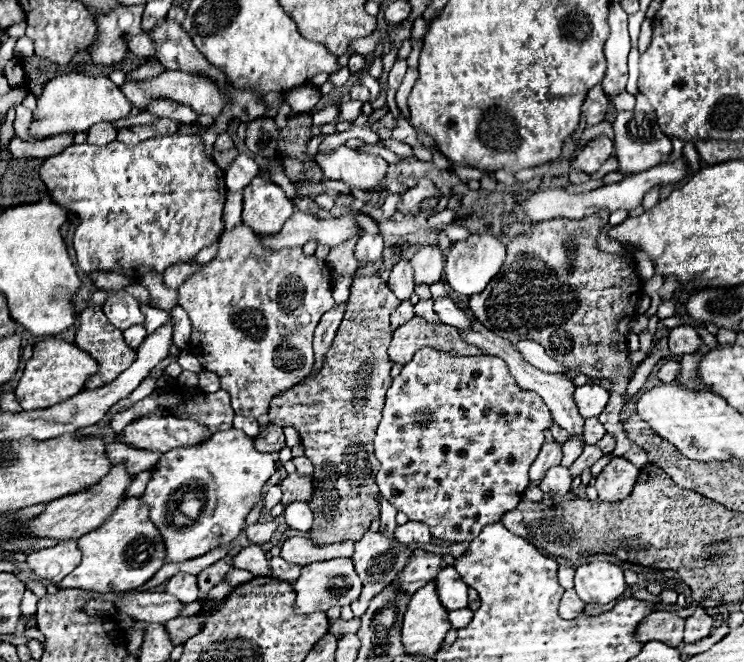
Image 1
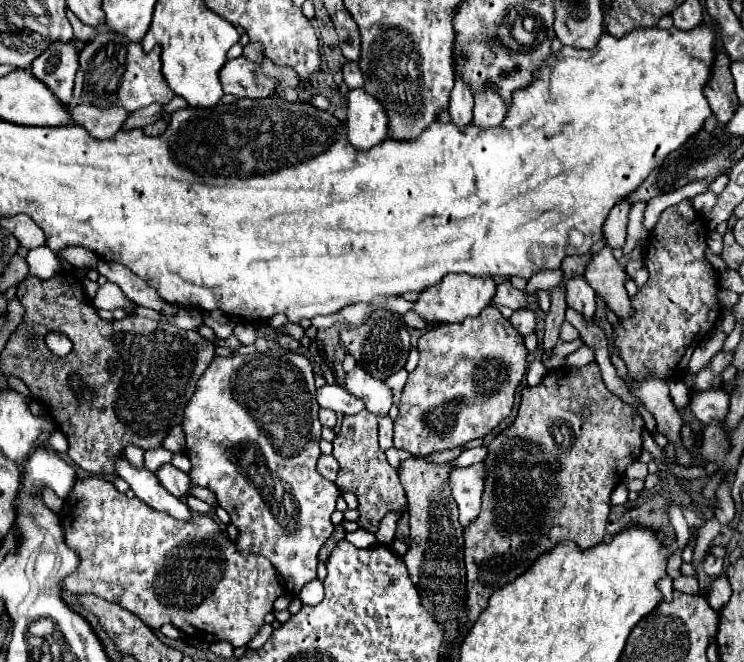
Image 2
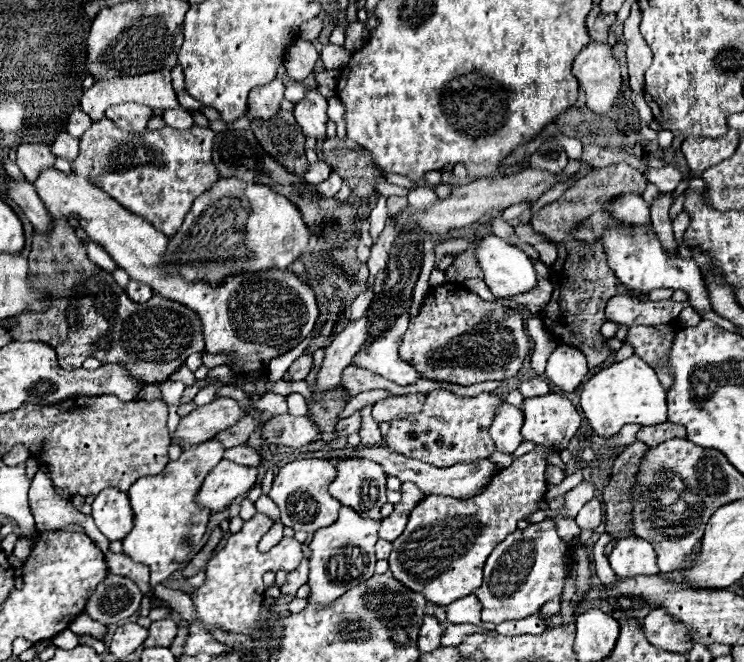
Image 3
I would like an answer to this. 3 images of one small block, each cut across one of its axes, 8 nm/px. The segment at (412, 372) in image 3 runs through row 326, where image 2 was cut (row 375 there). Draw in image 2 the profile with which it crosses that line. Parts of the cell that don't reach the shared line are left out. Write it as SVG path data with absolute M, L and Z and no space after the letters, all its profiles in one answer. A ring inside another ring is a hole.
M402 368L400 372L394 372L392 376L388 377L384 381L391 388L393 392L393 403L396 405L400 401L400 396L404 388L404 384L406 384L406 376L408 376L408 372Z

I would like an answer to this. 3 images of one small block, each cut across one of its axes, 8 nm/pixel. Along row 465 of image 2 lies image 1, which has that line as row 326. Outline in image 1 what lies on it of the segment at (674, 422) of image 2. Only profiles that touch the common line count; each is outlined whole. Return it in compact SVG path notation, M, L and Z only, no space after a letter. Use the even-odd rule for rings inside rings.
M678 326L678 328L670 330L668 346L670 346L672 354L682 356L682 354L690 354L690 352L700 350L704 346L704 342L700 340L696 328L692 328L692 326Z

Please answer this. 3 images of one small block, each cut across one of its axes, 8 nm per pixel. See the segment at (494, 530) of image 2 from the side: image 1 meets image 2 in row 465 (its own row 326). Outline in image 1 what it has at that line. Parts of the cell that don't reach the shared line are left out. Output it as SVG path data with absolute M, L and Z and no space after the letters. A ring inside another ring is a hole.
M598 210L598 214L578 222L552 218L550 222L534 224L530 232L516 236L506 246L508 252L502 270L482 294L470 298L468 306L474 318L490 332L506 340L518 340L518 336L534 340L544 346L550 358L564 364L570 372L608 380L608 410L604 410L598 420L616 440L612 454L642 468L648 464L646 452L626 438L620 422L620 410L626 404L626 388L638 368L628 360L626 336L630 322L638 316L636 308L642 296L642 278L632 256L616 256L598 250L596 240L600 230L608 224L608 216L610 210Z

